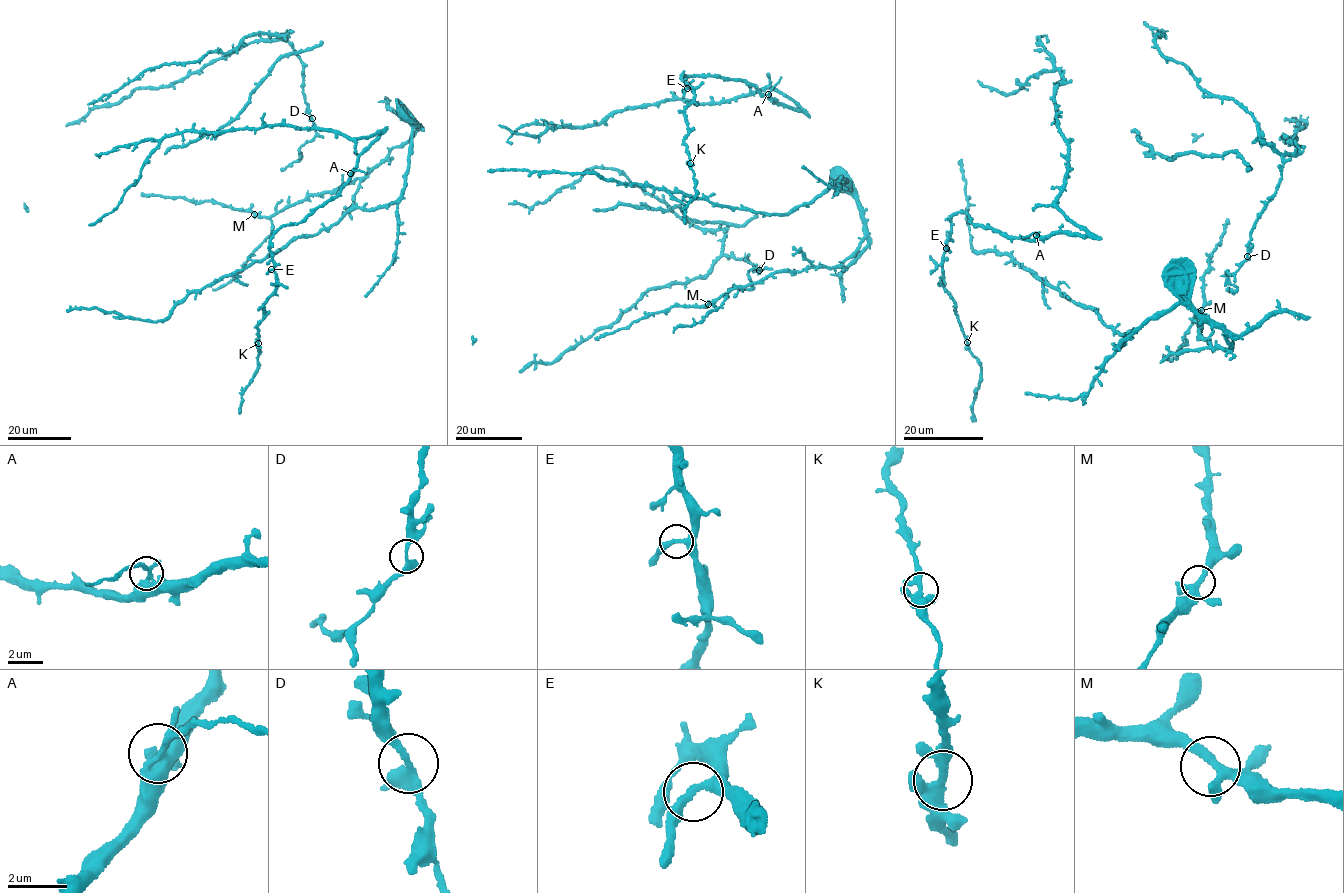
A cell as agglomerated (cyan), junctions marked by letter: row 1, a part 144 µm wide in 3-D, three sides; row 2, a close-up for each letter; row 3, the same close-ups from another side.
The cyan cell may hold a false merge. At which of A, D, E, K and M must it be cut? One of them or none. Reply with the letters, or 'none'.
none

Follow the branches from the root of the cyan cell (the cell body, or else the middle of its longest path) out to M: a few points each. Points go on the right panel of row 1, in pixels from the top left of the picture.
M: (1210, 345), (1208, 338), (1200, 336), (1201, 325), (1192, 319), (1201, 310)

